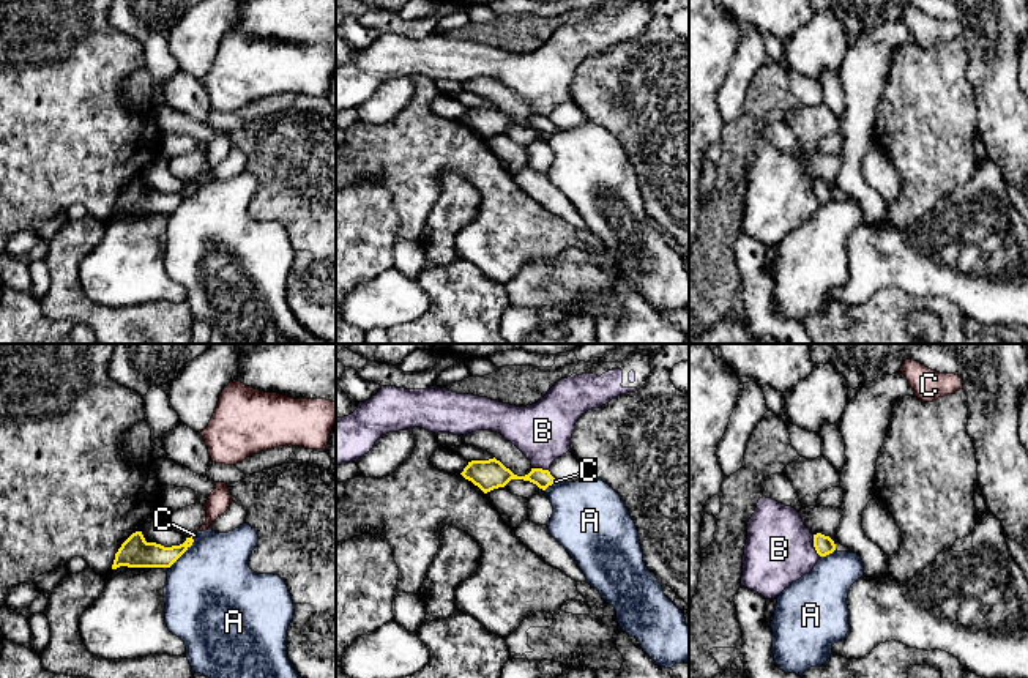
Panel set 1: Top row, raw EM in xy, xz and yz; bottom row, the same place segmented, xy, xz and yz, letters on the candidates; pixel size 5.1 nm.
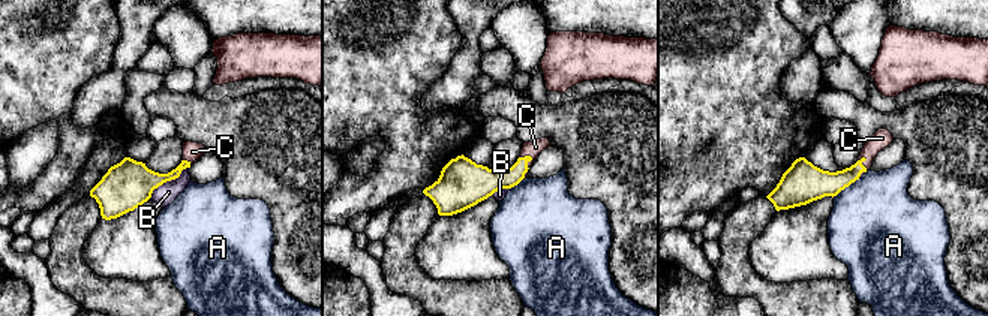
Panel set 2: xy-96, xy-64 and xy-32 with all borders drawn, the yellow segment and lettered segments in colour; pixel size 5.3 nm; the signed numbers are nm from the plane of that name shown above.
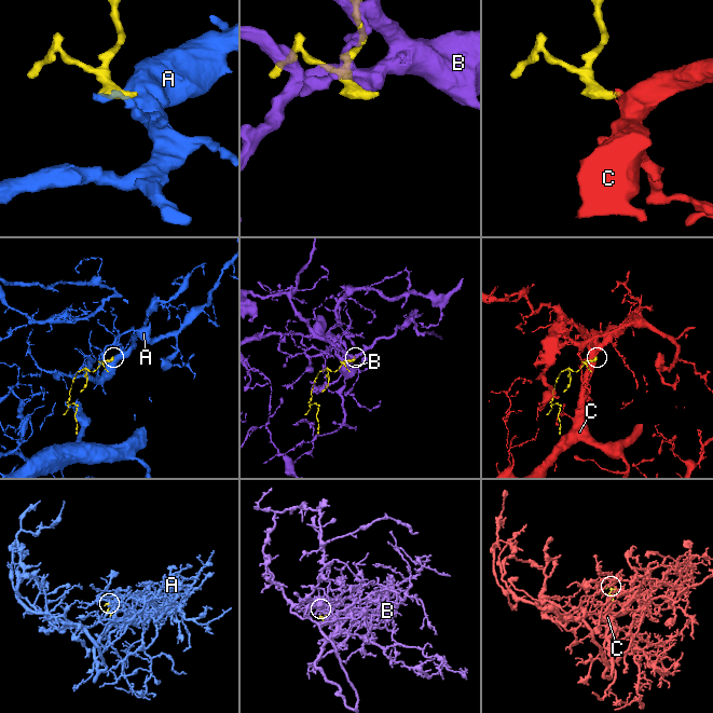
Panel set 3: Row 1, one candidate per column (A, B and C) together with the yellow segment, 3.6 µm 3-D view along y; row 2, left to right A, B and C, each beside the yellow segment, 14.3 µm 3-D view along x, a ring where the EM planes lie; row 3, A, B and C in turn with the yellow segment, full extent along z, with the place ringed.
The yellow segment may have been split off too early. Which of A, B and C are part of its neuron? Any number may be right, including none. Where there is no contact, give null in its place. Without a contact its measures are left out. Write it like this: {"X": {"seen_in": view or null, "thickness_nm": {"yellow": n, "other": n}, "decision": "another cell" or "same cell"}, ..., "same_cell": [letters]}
{"A": {"seen_in": "xy", "thickness_nm": {"yellow": 160, "other": 480}, "decision": "another cell"}, "B": {"seen_in": "yz", "thickness_nm": {"yellow": 100, "other": 360}, "decision": "another cell"}, "C": {"seen_in": "xz", "thickness_nm": {"yellow": 90, "other": 20}, "decision": "same cell"}, "same_cell": ["C"]}

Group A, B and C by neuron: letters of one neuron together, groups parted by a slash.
A / B / C

